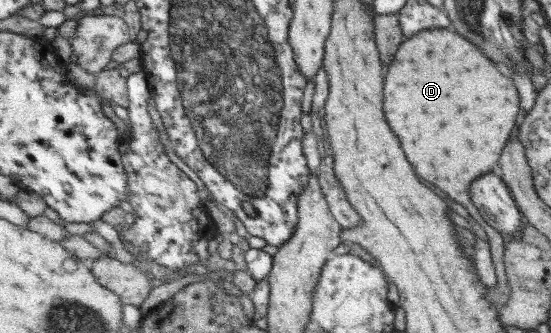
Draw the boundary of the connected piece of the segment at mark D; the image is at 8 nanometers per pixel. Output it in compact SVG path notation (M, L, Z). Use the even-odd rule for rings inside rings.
M442 28L436 30L424 30L406 40L396 54L396 60L392 62L388 70L386 80L386 106L384 112L388 116L388 124L392 124L392 130L400 136L404 150L408 152L408 160L412 160L412 166L416 172L427 182L437 187L450 199L466 209L468 215L474 219L484 230L491 262L494 267L497 285L486 289L486 299L500 310L504 309L511 301L512 288L508 280L504 265L505 238L494 228L488 225L474 205L471 199L472 182L484 174L494 170L494 164L500 162L500 156L507 148L510 134L514 132L514 126L518 122L521 108L521 94L512 76L504 76L498 70L488 56L480 52L472 42L464 40L464 36L456 32L448 32Z

